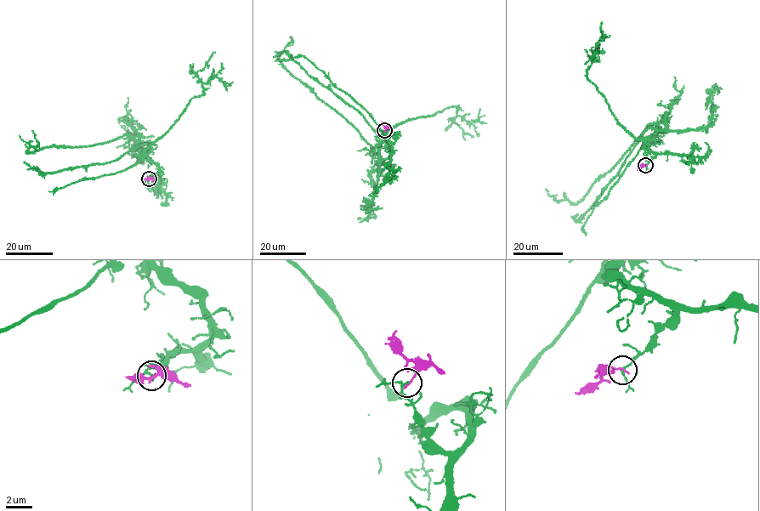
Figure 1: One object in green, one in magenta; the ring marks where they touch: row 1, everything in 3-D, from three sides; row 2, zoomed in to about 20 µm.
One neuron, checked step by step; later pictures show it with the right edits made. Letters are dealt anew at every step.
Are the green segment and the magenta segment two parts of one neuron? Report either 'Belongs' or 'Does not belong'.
Does not belong

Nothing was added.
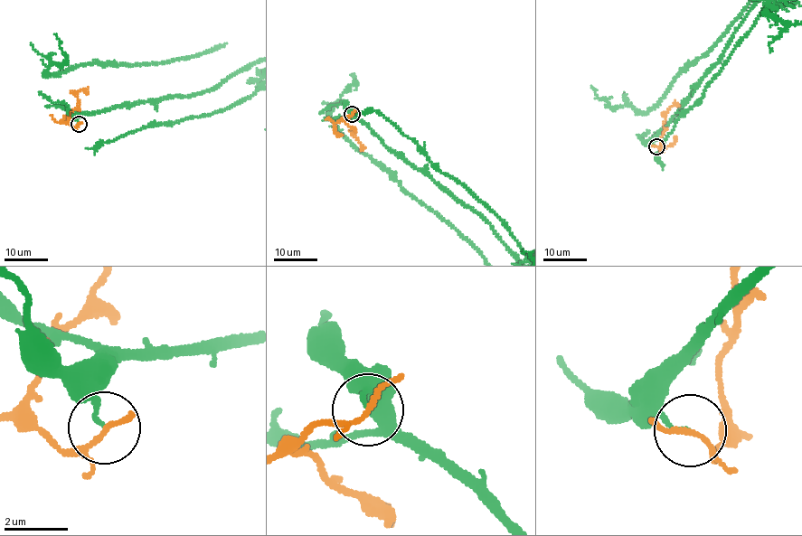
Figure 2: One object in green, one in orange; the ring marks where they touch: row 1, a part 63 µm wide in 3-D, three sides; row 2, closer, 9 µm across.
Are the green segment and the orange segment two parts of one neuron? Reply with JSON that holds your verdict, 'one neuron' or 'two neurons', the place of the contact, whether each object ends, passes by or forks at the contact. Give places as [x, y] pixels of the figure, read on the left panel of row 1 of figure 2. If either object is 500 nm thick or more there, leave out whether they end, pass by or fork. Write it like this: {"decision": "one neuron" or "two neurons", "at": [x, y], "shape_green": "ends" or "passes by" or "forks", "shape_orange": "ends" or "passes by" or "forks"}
{"decision": "two neurons", "at": [79, 124], "shape_green": "ends", "shape_orange": "passes by"}

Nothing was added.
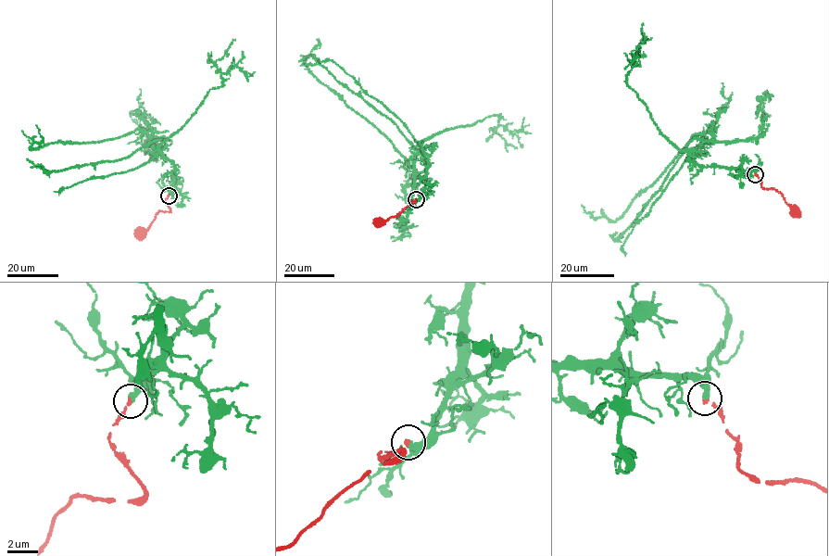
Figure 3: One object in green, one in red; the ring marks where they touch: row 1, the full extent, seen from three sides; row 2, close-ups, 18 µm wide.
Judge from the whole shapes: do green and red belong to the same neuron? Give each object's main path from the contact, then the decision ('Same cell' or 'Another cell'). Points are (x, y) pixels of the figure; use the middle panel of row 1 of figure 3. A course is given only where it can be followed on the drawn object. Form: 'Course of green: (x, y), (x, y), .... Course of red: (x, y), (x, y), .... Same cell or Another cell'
Course of green: (417, 199), (432, 147), (420, 150), (413, 168), (320, 82), (304, 63), (320, 44), (316, 39). Course of red: (416, 199), (396, 216), (378, 221). Same cell

